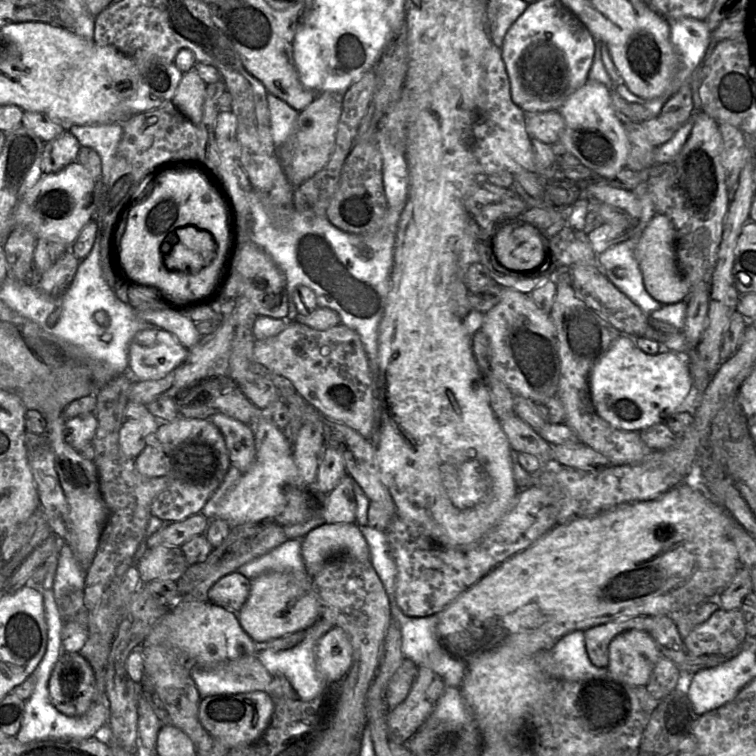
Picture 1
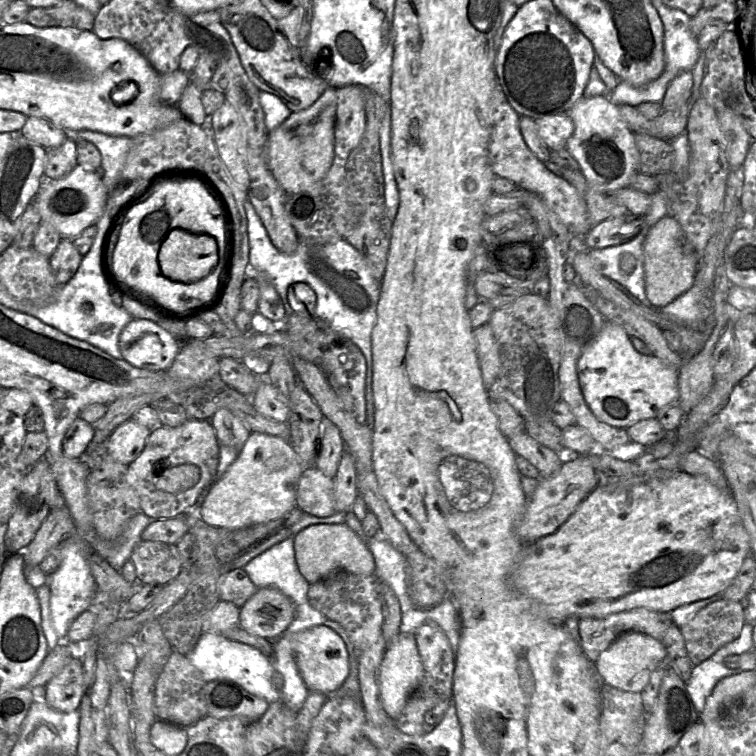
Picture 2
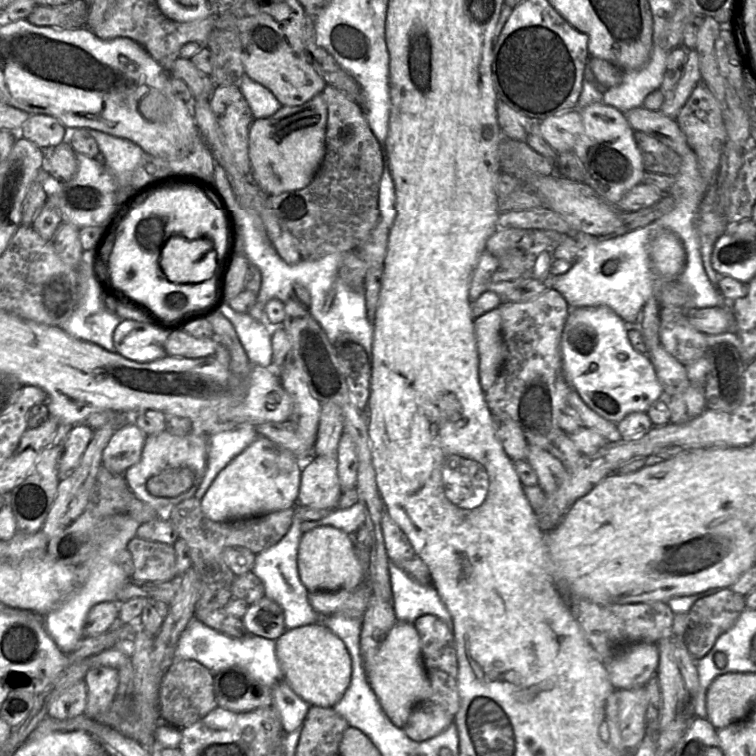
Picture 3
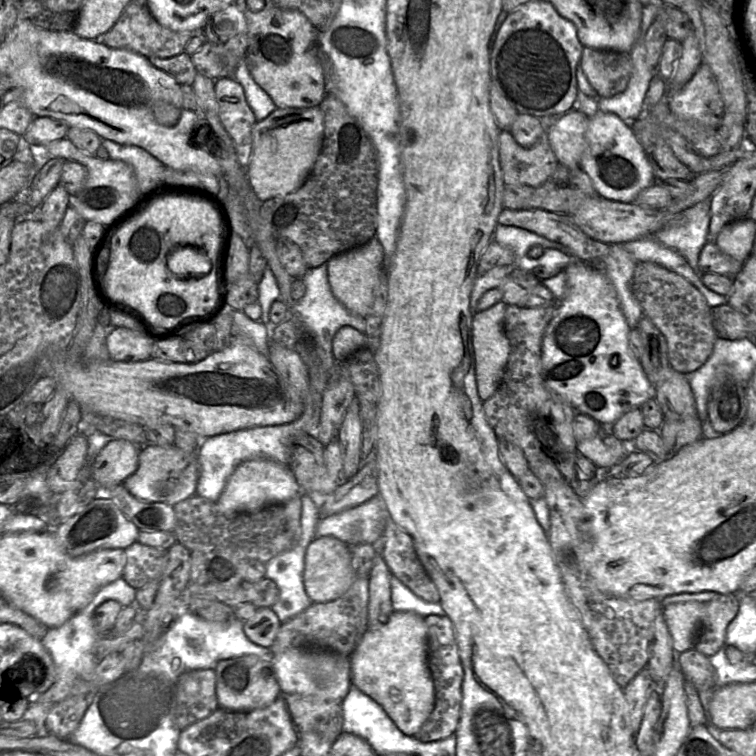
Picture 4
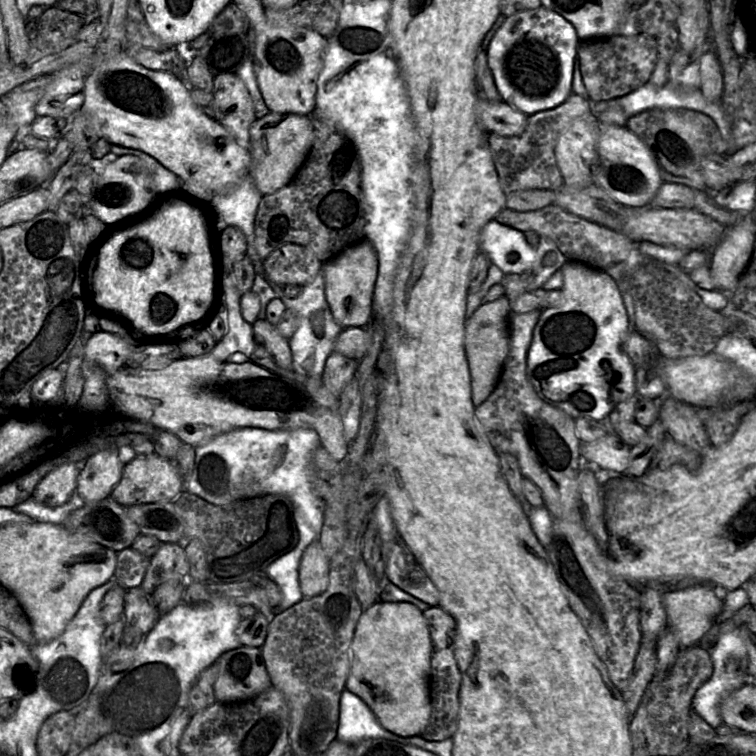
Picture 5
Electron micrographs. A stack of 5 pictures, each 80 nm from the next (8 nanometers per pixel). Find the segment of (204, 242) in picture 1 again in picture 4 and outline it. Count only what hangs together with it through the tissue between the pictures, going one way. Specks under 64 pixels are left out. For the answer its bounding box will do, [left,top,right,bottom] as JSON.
[167,246,212,278]

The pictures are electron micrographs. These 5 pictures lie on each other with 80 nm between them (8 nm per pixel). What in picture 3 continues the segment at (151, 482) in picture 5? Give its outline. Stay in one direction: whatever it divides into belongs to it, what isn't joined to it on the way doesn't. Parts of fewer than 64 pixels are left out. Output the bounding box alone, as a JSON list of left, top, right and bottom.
[124,430,209,520]

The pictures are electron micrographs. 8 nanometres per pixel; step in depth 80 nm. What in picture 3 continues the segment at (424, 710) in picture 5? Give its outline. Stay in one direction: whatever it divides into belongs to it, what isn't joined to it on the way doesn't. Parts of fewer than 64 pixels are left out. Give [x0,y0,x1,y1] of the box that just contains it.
[365,621,431,728]

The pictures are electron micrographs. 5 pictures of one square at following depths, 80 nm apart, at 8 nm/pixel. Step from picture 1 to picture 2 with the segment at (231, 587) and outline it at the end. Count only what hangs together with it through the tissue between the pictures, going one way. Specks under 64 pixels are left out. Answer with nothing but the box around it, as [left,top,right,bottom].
[217,568,257,608]

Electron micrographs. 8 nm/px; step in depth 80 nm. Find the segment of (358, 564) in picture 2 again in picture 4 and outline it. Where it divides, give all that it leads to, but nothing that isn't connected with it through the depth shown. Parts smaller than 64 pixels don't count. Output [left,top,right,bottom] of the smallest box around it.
[303,536,355,603]

